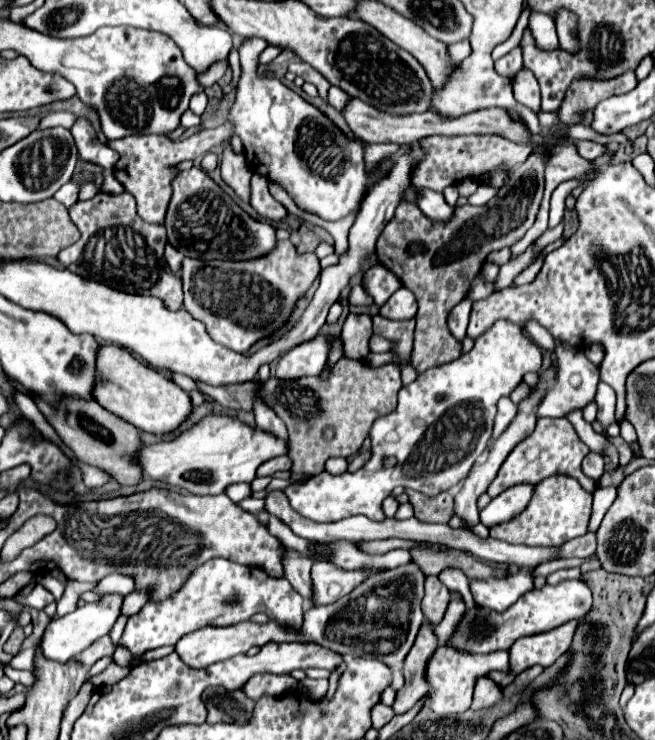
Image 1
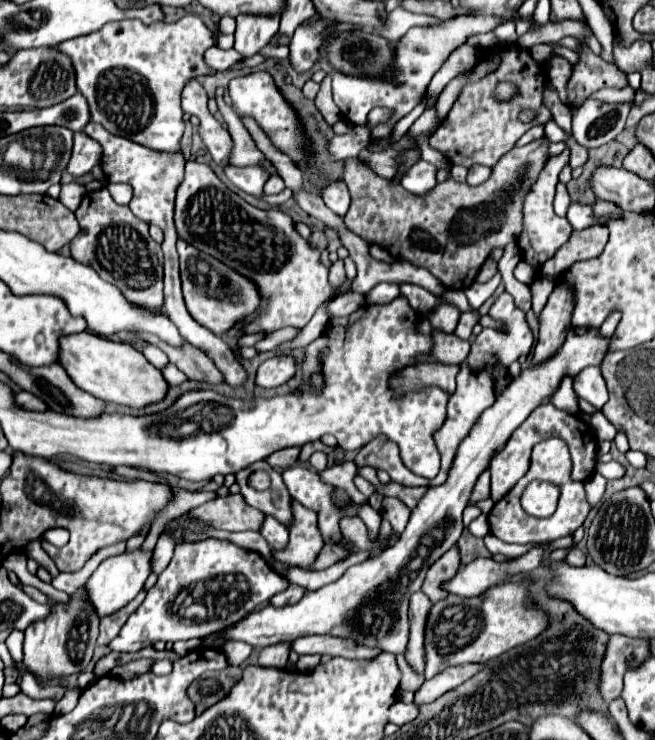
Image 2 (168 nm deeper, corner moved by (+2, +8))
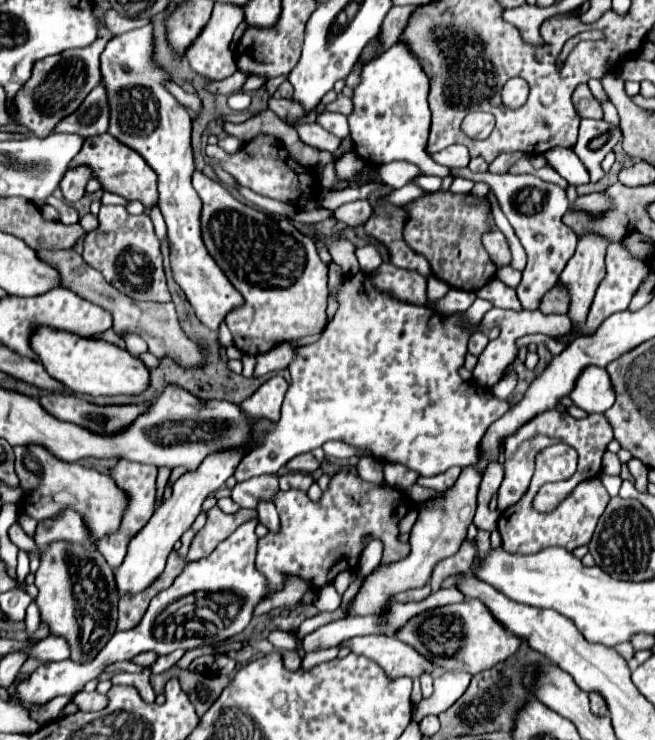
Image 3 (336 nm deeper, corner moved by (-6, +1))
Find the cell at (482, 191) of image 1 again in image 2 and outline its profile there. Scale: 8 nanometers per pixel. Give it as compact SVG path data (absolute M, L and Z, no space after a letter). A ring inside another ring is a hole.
M472 166L470 170L468 170L468 178L466 178L466 182L470 184L470 186L478 186L478 184L482 184L484 180L488 180L488 176L490 176L490 168L486 168L486 166Z

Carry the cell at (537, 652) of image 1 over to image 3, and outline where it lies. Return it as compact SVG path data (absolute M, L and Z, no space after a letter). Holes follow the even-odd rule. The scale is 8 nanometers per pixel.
M442 673L434 679L434 693L428 699L422 699L418 705L414 705L412 717L418 723L418 719L424 719L426 715L440 715L446 711L470 685L472 675L470 673Z

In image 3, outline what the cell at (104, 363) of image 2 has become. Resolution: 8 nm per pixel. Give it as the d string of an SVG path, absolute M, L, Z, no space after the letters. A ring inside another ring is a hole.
M38 327L32 335L30 345L36 351L44 369L74 393L84 393L92 397L136 397L150 387L148 367L138 357L132 357L126 349L120 349L102 339L86 339L68 331Z

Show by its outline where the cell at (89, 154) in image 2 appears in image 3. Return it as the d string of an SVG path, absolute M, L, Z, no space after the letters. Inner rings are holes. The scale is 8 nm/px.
M72 167L72 169L68 169L68 173L64 175L64 179L60 183L64 199L68 203L78 201L86 193L86 183L88 181L90 181L90 171L86 171L86 167Z

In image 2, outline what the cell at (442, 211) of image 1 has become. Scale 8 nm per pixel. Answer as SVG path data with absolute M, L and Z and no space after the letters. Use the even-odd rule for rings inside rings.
M424 160L414 164L410 172L402 172L400 186L412 194L424 194L436 184L436 168Z

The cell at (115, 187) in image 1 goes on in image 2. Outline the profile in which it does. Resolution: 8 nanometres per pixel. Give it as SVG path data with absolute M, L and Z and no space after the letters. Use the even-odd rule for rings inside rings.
M108 184L106 188L110 190L114 202L118 202L118 204L128 204L132 200L130 184Z

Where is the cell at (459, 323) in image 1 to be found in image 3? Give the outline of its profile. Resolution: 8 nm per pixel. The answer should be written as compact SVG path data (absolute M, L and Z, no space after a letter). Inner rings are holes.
M474 333L472 337L470 337L470 343L468 343L468 351L472 353L472 355L480 355L482 353L482 349L488 345L488 337L484 335L484 333Z

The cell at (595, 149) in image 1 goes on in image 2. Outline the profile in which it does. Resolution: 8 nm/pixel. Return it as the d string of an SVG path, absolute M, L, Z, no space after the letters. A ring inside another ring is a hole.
M568 150L562 152L562 156L554 156L546 162L544 170L540 172L538 180L532 184L530 192L524 198L524 208L522 208L522 232L518 236L518 248L520 248L520 256L526 264L530 264L536 272L536 276L540 276L542 264L554 256L554 252L564 246L572 234L572 226L566 218L560 218L554 214L552 202L554 202L554 194L556 194L556 184L558 184L558 174L562 170L562 164L568 162Z

